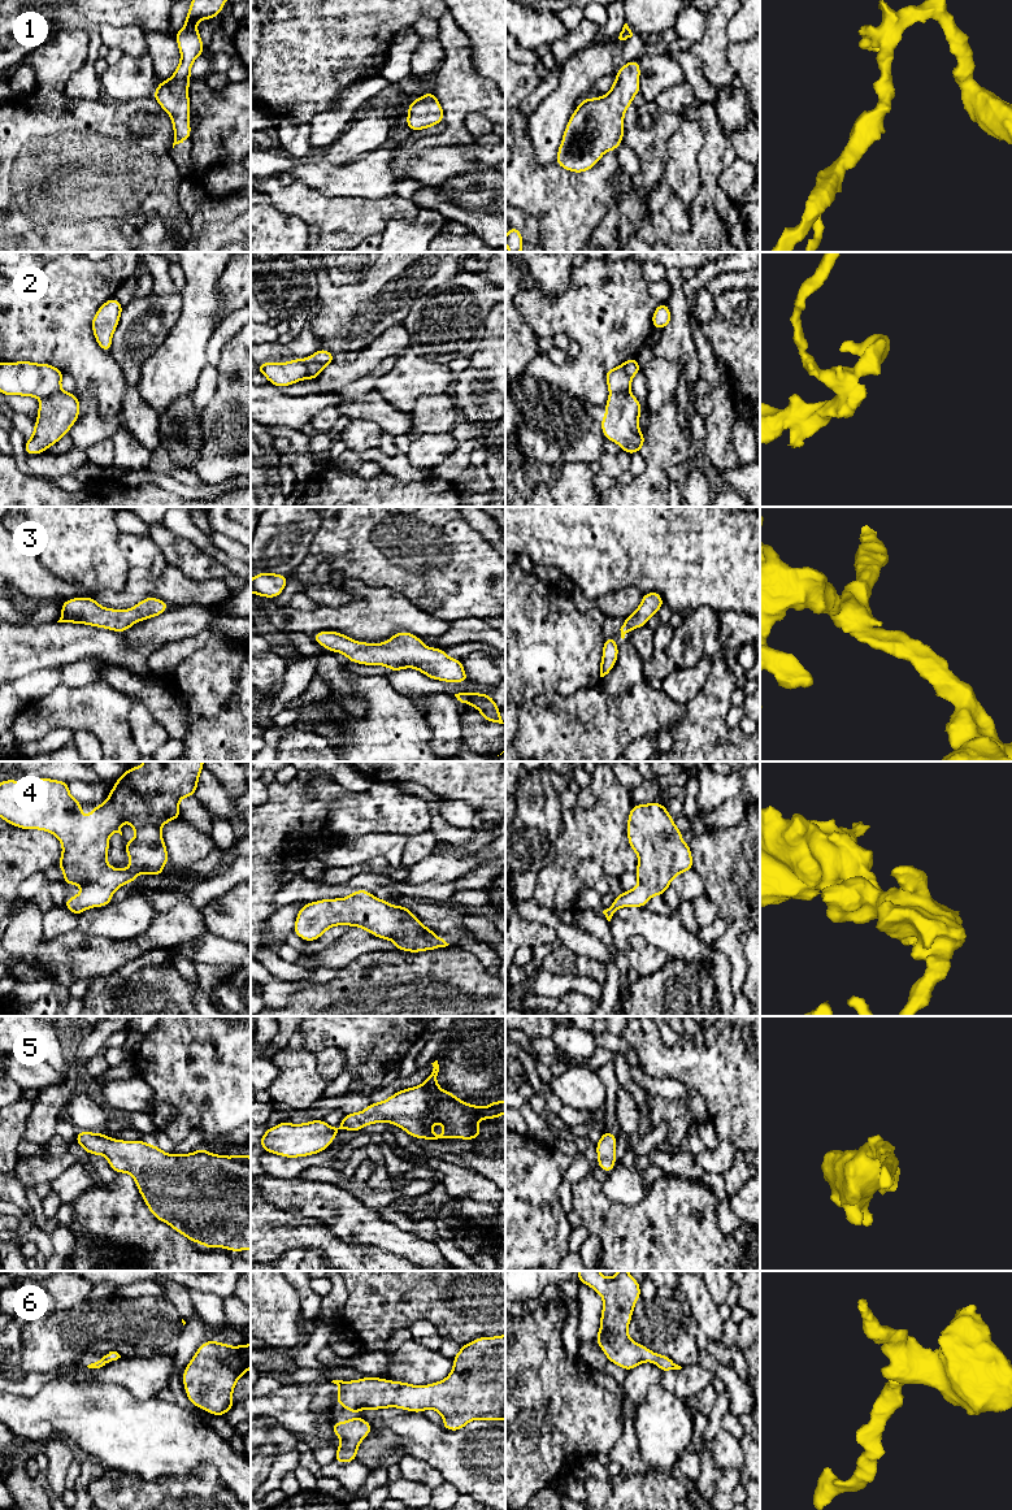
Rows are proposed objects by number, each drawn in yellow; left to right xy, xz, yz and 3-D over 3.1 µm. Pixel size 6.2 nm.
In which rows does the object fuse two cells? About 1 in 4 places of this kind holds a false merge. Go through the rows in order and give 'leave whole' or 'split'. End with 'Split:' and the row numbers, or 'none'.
1: leave whole
2: split
3: leave whole
4: leave whole
5: leave whole
6: leave whole
Split: 2

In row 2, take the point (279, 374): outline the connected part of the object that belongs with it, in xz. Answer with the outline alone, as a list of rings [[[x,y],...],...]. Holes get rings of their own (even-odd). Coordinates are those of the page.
[[[295,359],[287,363],[261,363],[257,372],[264,374],[268,382],[277,387],[291,386],[303,381],[308,373],[307,360]]]

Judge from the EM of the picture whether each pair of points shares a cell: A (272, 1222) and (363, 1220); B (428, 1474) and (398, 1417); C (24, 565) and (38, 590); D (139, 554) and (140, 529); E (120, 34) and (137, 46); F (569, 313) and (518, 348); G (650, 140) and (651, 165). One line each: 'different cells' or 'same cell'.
A: different cells
B: different cells
C: same cell
D: different cells
E: same cell
F: different cells
G: same cell

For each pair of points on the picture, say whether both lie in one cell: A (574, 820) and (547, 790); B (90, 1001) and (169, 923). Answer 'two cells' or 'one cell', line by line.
A: two cells
B: two cells

